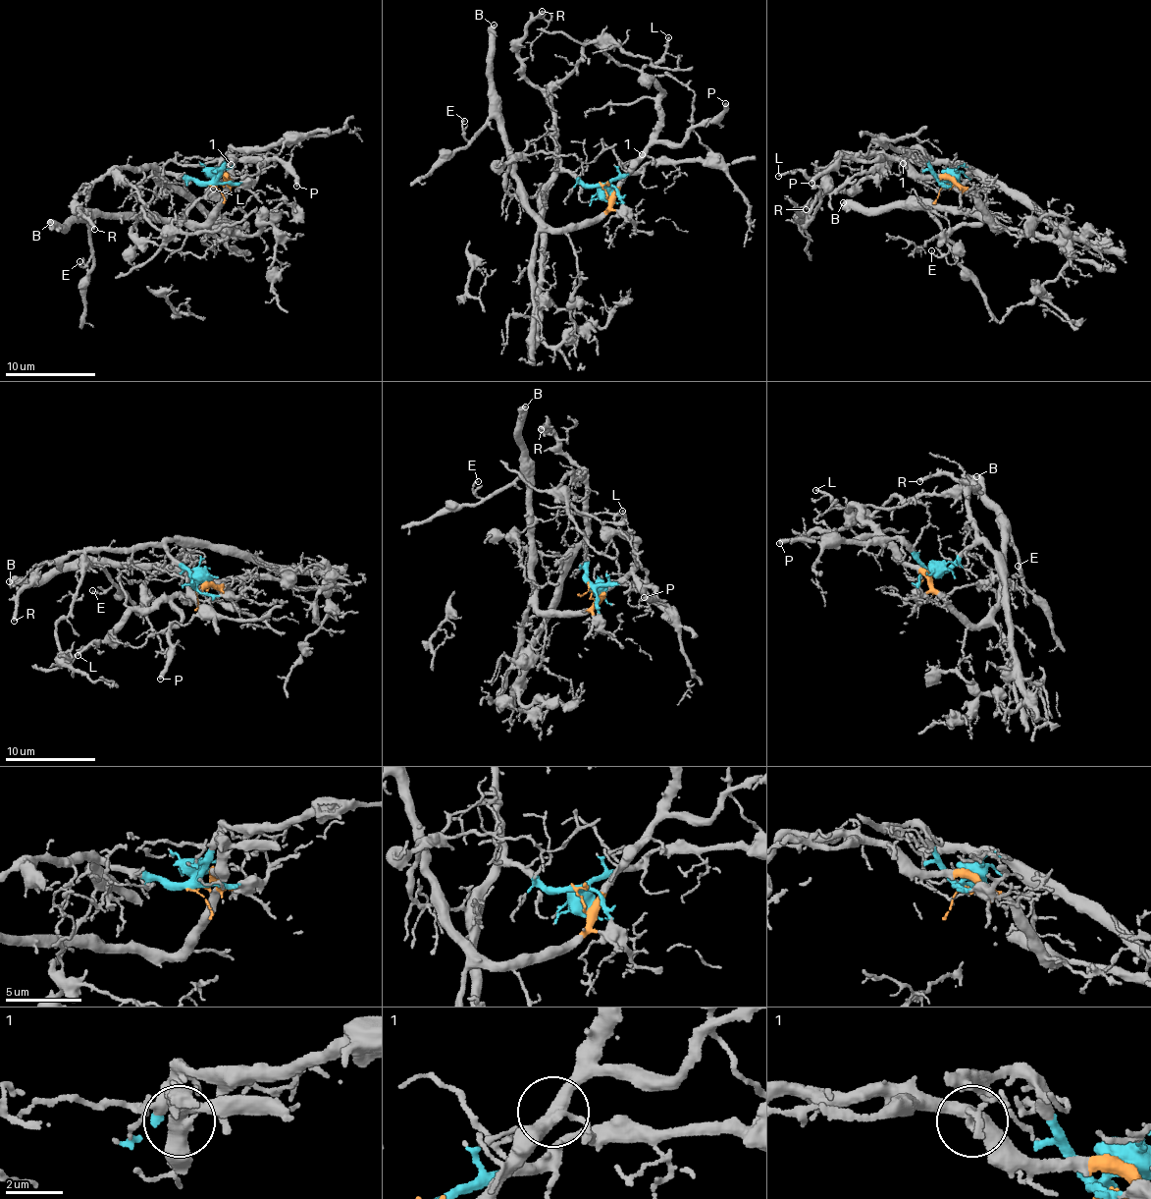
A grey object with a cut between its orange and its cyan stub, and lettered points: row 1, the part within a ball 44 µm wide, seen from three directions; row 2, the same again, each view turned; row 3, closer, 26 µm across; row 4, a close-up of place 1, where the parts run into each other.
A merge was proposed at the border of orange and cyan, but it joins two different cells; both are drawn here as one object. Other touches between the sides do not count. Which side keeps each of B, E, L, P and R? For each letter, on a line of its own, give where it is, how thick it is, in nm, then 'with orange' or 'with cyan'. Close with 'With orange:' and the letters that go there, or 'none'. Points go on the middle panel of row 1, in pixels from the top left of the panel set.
B: (494, 25) | 400 nm | with orange
E: (464, 121) | 140 nm | with orange
L: (668, 37) | 180 nm | with orange
P: (725, 103) | 360 nm | with orange
R: (542, 11) | 280 nm | with cyan
With orange: B, E, L, P

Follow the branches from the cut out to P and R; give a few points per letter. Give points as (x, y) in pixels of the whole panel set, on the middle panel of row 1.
P: (601, 184), (608, 196), (628, 168), (656, 142), (681, 143), (693, 128), (716, 122), (725, 104)
R: (601, 184), (576, 182), (561, 165), (551, 98), (523, 75), (518, 48), (542, 11)

